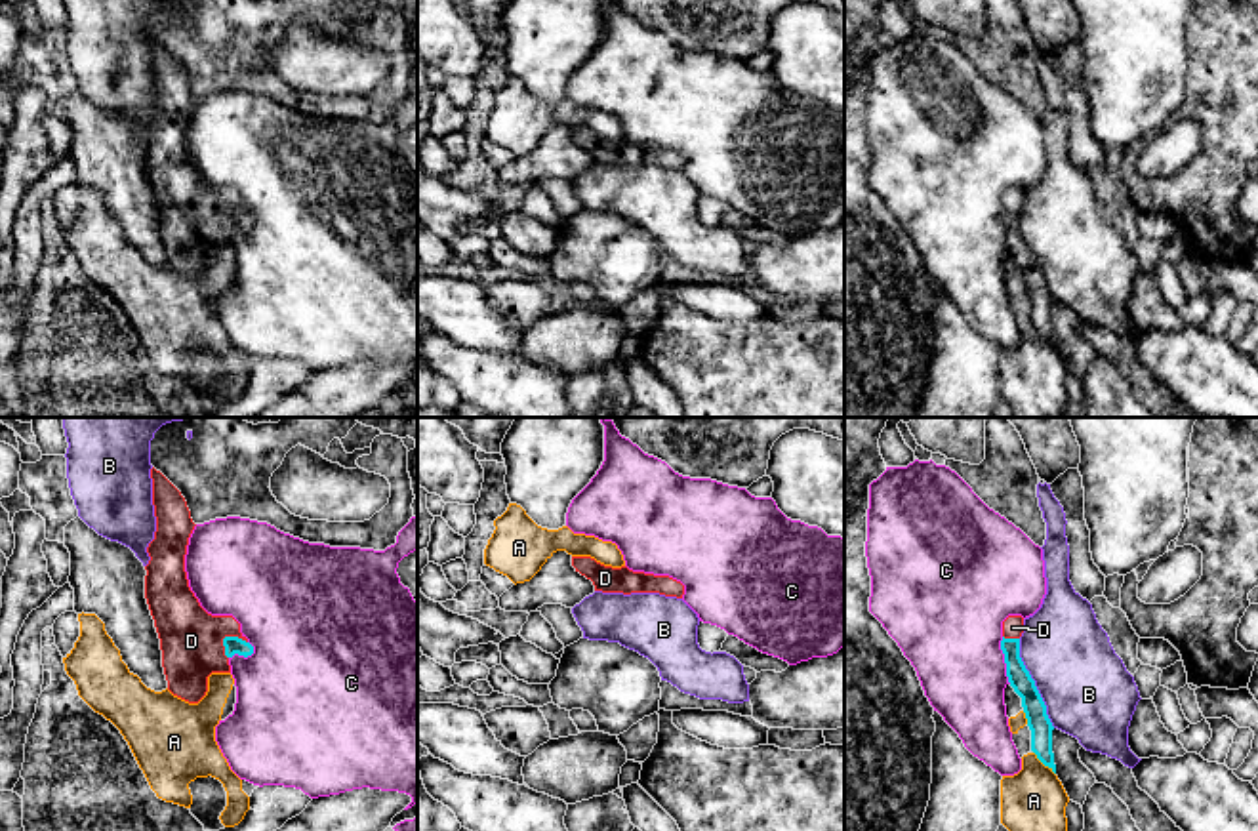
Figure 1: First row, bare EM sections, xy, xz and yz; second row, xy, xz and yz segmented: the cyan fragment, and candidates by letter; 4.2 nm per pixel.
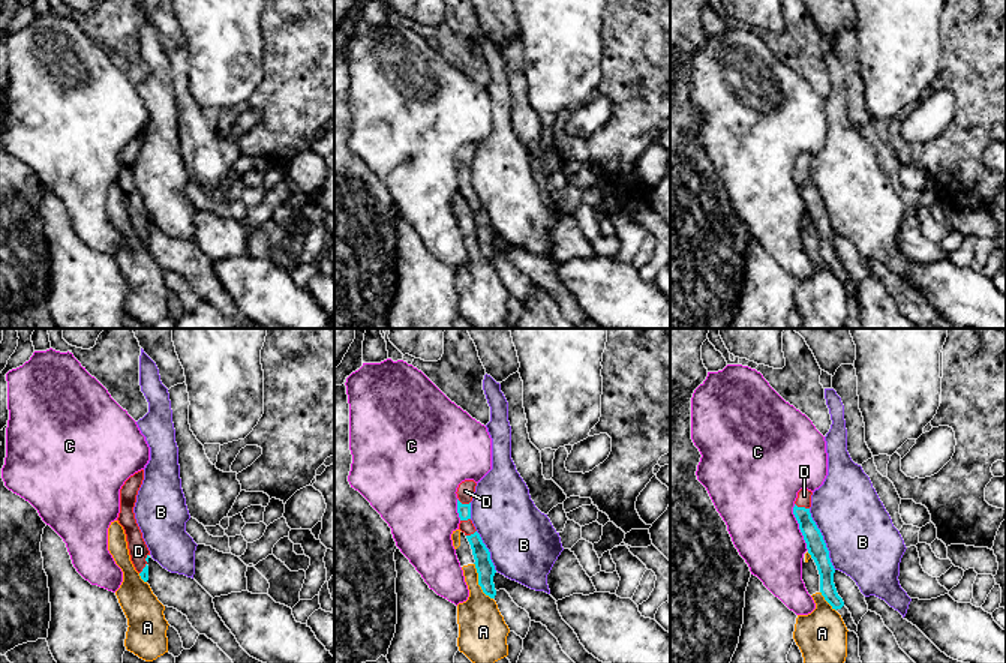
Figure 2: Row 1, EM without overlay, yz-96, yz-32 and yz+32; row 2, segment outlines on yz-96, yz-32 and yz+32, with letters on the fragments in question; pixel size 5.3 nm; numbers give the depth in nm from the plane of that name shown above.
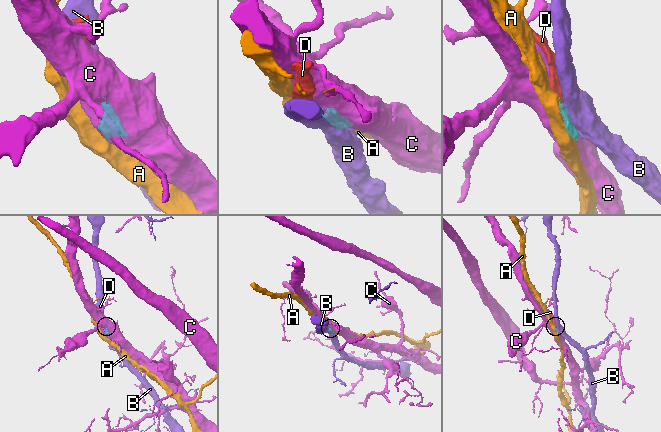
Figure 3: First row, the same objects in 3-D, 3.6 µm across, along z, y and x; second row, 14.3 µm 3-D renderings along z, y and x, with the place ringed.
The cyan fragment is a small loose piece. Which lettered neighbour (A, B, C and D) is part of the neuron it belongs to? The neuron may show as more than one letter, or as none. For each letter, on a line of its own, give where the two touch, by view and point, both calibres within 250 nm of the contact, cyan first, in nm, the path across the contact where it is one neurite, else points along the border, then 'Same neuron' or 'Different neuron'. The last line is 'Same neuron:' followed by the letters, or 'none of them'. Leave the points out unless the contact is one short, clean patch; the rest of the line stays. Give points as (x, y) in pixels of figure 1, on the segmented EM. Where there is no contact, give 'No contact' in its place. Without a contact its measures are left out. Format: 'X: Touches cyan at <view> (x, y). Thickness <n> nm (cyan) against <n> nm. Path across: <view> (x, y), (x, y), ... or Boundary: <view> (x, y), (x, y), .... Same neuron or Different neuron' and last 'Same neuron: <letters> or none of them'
A: Touches cyan at yz (1043, 763). Thickness 100 nm (cyan) against 260 nm. Different neuron
B: Touches cyan at yz (1034, 683). Thickness 100 nm (cyan) against 380 nm. Different neuron
C: Touches cyan at yz (1005, 660). Thickness 90 nm (cyan) against 420 nm. Different neuron
D: Touches cyan at xy (227, 637). Thickness 80 nm (cyan) against 260 nm. Path across: xy (233, 645), (227, 637), (191, 641). Same neuron
Same neuron: D

